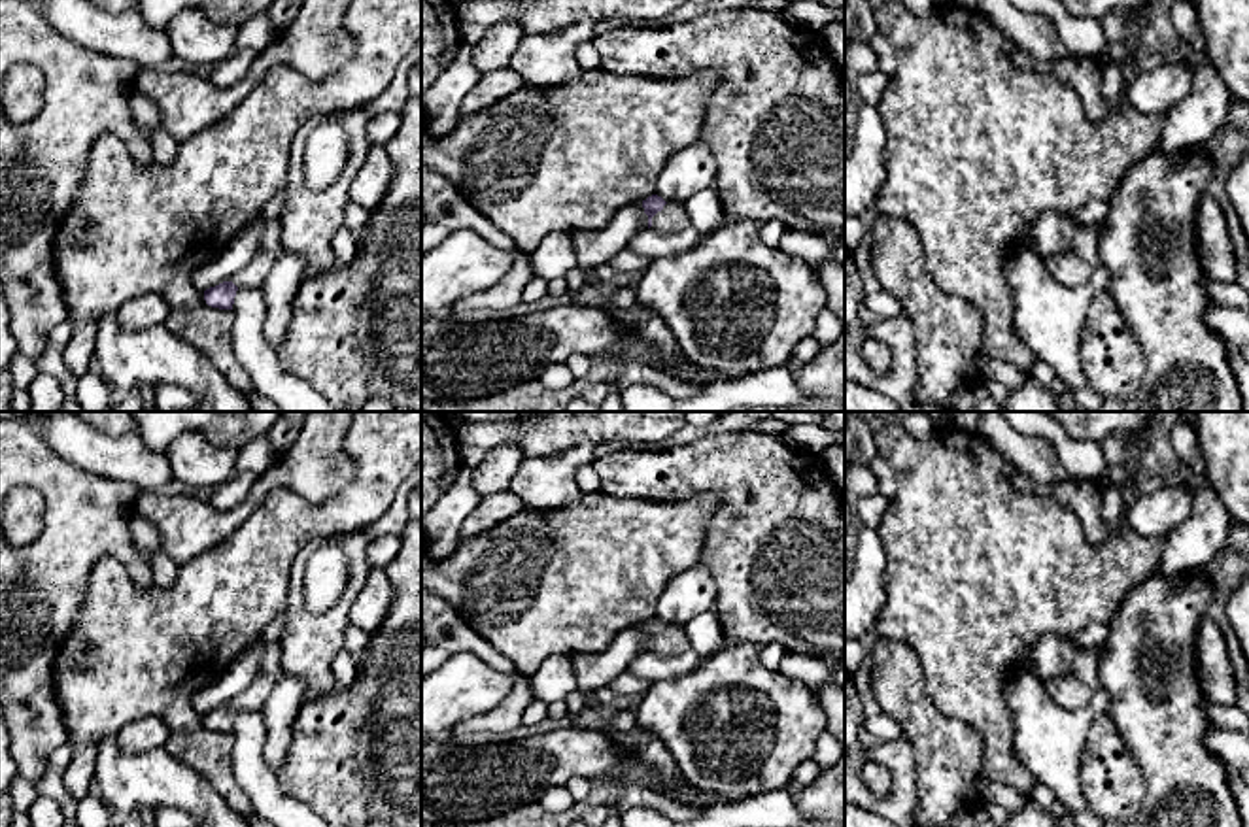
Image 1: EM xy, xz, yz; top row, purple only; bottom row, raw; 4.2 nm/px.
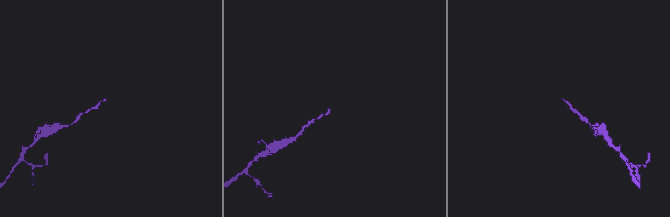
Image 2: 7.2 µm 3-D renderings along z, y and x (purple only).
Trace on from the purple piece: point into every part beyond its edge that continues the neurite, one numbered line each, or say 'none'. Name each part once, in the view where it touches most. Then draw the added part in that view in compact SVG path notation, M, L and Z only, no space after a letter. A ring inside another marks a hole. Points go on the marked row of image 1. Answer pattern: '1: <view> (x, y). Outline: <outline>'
1: xz (673, 216). Outline: M667 202L661 211L652 217L652 227L663 234L671 234L690 223L686 204Z

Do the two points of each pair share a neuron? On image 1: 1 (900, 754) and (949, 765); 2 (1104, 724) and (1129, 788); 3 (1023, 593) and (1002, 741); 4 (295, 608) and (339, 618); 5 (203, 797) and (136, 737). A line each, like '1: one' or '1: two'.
1: two
2: one
3: one
4: one
5: two

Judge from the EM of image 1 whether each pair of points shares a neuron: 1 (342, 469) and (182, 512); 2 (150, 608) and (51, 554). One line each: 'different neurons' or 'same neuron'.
1: same neuron
2: different neurons

